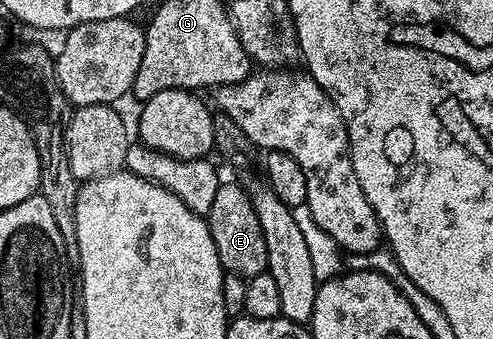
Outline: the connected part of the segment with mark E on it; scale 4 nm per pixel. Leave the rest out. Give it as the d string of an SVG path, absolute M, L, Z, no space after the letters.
M219 184L212 211L204 216L210 226L212 243L216 243L216 255L220 255L220 263L226 273L249 279L267 272L268 247L264 244L264 230L260 228L260 218L256 216L256 207L252 207L252 199L241 184Z

